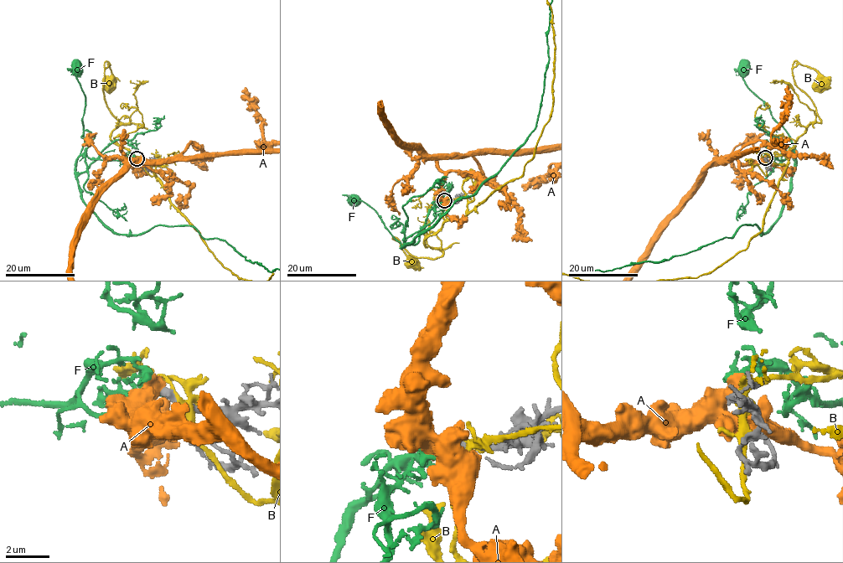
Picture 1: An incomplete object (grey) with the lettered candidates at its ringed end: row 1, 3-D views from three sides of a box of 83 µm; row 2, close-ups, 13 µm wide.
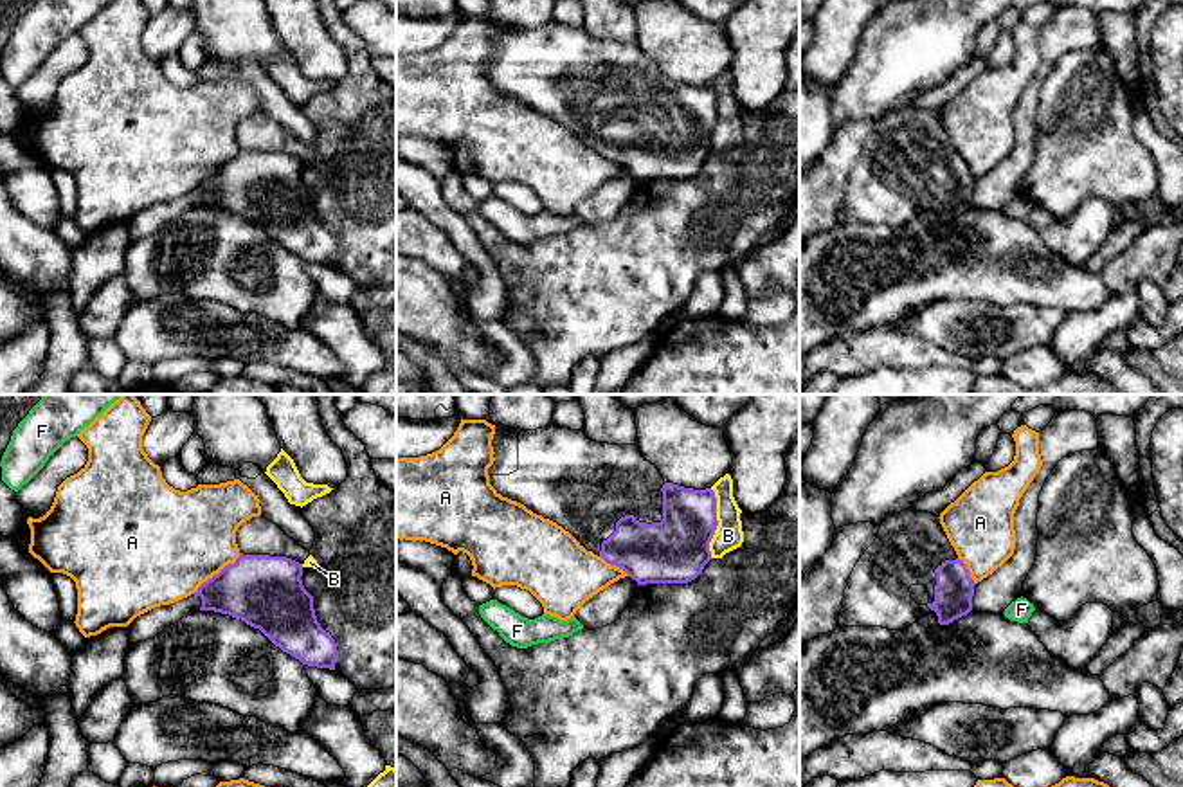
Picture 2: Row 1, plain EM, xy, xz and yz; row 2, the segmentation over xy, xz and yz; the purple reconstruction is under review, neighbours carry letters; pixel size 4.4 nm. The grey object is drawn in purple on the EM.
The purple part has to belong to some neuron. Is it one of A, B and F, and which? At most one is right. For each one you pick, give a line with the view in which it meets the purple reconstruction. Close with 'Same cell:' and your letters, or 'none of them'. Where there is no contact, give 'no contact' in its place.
Same cell: none of them

